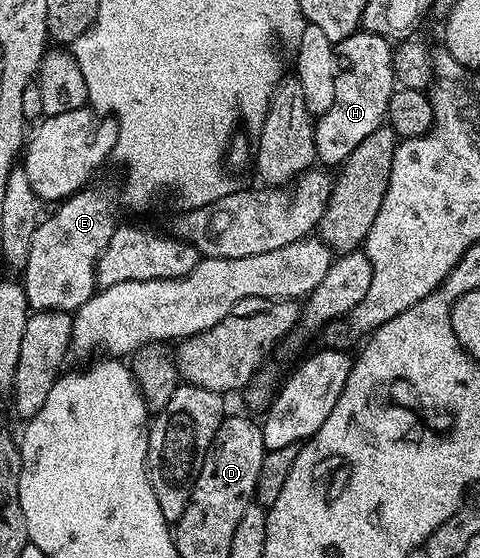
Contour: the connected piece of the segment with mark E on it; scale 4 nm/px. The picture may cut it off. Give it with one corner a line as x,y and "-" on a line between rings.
84,187
73,196
58,205
59,208
51,217
40,219
37,230
33,234
33,246
29,246
29,262
22,269
21,283
27,295
28,305
36,312
69,312
85,303
97,291
95,283
95,267
109,246
109,238
113,238
117,227
115,220
115,200
107,188

